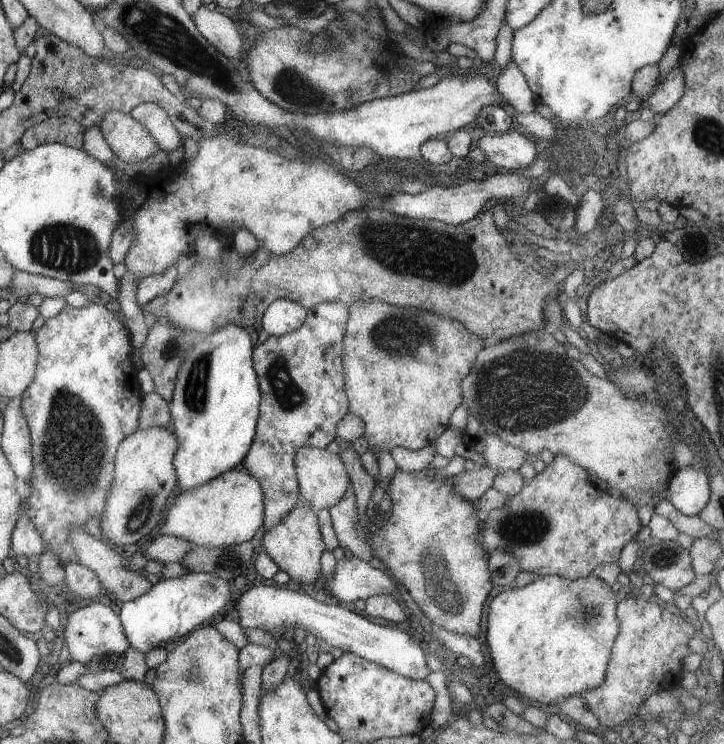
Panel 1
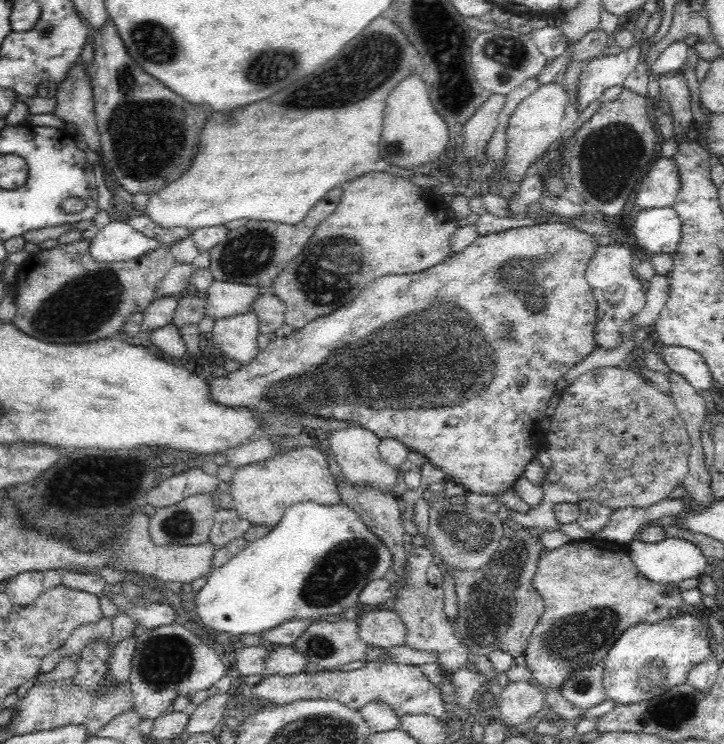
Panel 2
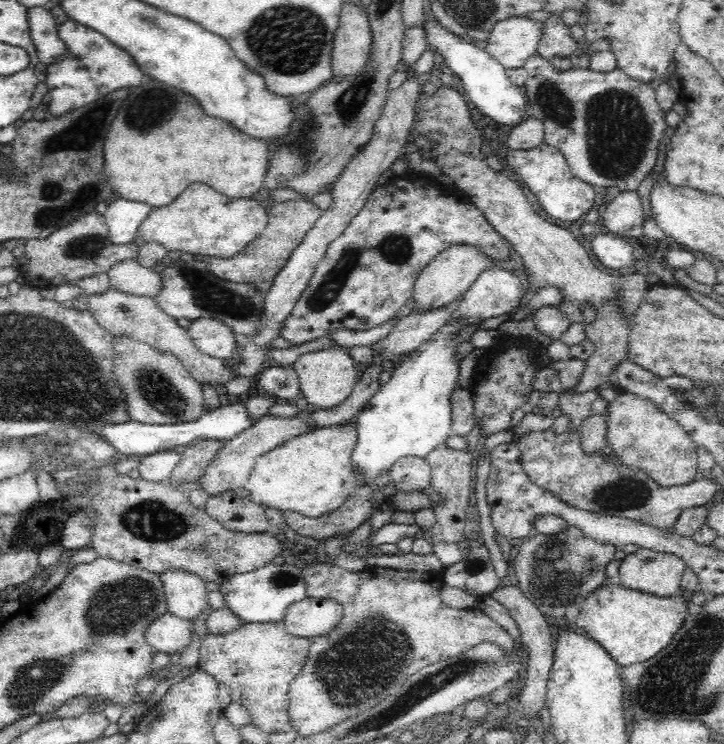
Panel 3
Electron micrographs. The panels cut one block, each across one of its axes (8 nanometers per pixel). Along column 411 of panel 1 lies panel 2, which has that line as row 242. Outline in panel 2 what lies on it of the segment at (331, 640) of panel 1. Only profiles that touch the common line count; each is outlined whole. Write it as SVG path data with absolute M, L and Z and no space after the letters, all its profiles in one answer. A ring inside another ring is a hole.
M672 207L652 208L651 210L642 210L636 216L634 228L626 229L626 231L634 231L633 236L636 237L640 248L646 250L651 255L658 253L672 254L676 251L678 243L682 238L682 223L676 215L676 211Z

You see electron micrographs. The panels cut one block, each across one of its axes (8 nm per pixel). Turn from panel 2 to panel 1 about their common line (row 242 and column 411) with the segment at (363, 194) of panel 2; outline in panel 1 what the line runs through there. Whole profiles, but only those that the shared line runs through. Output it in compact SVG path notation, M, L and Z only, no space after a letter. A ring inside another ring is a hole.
M380 299L356 301L349 306L349 309L349 321L343 338L341 356L344 365L345 391L349 400L349 412L359 416L364 421L365 431L363 436L368 440L370 448L384 448L384 450L390 451L396 446L403 446L404 448L410 448L410 450L420 450L427 444L435 442L440 434L449 427L448 420L450 420L452 412L463 402L461 382L471 371L473 364L476 362L477 354L486 346L486 343L479 336L470 332L462 321L449 319L424 309L397 307Z

